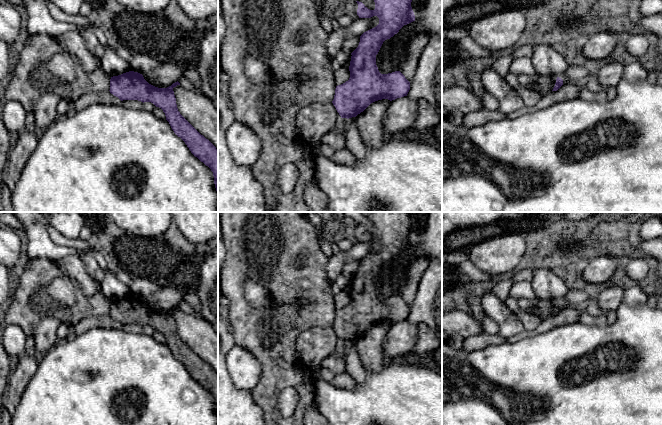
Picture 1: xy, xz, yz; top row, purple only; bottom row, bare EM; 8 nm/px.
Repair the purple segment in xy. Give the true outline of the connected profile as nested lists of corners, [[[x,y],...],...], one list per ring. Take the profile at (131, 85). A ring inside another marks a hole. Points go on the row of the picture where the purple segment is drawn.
[[[129,71],[111,77],[109,91],[121,101],[151,102],[161,108],[174,133],[185,142],[195,157],[211,169],[218,193],[218,150],[178,111],[173,91],[177,85],[180,85],[178,81],[167,88],[158,88],[149,84],[142,74]]]

